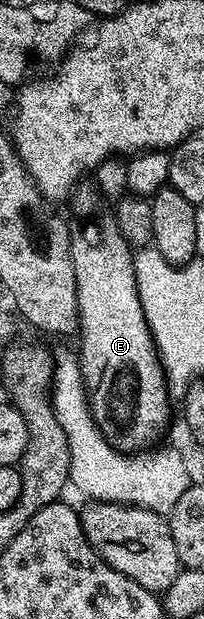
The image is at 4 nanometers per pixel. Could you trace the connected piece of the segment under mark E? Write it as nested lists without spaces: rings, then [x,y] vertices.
[[[78,183],[71,193],[71,205],[81,219],[81,229],[72,233],[69,242],[79,302],[81,377],[85,380],[89,411],[105,441],[118,450],[145,450],[154,443],[157,431],[169,424],[171,393],[137,293],[134,253],[119,234],[117,217],[110,205],[105,205],[108,203],[100,190],[85,183]]]

